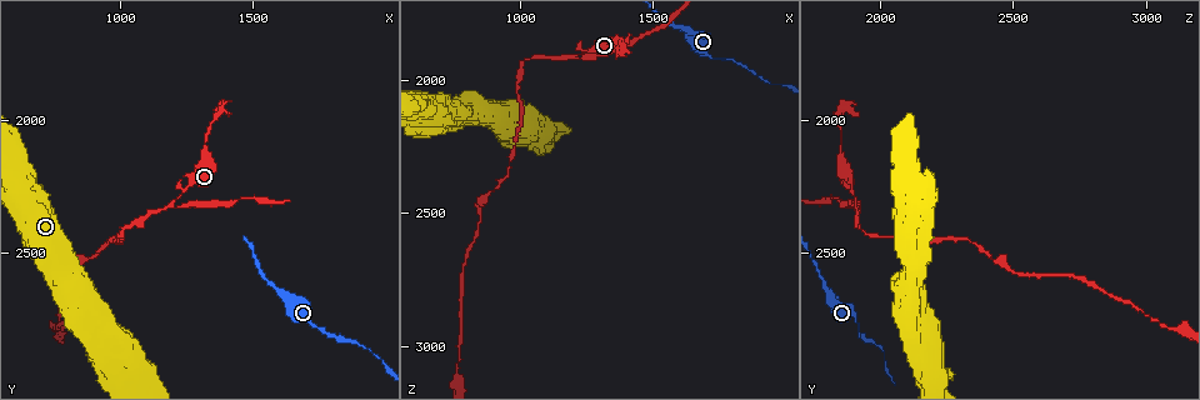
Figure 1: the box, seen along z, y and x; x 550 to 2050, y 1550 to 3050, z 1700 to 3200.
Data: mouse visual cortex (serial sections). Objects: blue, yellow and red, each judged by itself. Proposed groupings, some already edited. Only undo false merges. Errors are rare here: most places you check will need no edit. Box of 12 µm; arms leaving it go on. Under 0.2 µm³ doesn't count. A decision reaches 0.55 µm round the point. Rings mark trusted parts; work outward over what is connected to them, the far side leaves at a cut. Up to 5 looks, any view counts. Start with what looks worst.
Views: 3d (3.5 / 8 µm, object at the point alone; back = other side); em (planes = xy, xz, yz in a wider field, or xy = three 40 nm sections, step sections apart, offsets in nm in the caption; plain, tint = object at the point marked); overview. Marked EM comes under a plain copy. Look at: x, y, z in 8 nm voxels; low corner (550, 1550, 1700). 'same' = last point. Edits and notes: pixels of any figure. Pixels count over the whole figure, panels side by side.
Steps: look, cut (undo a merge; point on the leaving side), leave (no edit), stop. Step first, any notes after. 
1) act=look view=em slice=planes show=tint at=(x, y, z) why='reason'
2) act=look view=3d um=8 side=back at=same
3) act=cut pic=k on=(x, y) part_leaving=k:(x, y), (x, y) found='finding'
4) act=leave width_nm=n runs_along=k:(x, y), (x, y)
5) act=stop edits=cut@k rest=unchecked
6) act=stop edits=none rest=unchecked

act=look view=3d um=8 at=(1190, 2310, 1900) why='branch point'

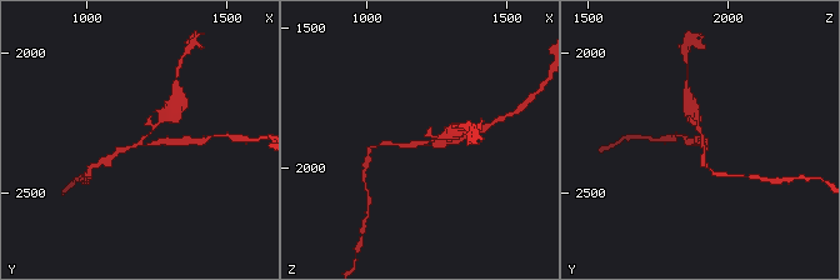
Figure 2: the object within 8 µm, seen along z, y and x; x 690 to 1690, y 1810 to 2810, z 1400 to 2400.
act=look view=em slice=xy step=1 show=tint at=(1200, 2320, 1900) arms=3 arm_widths_nm=150,200,250

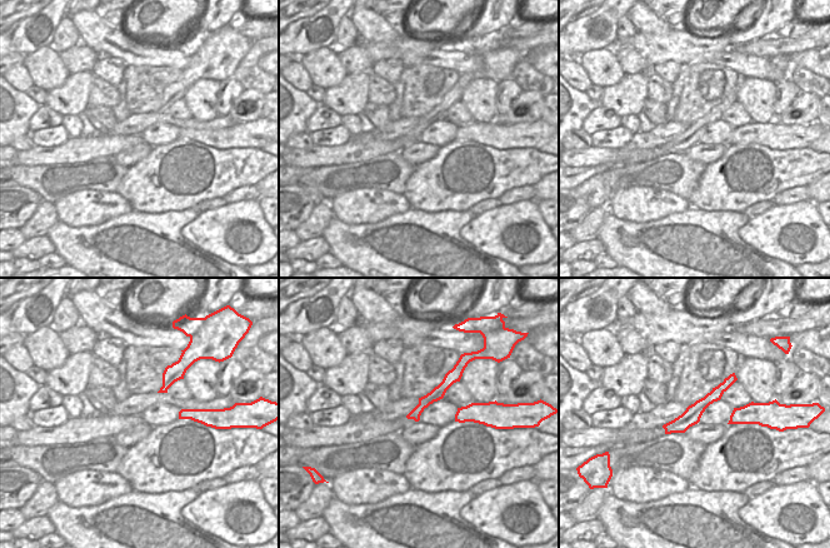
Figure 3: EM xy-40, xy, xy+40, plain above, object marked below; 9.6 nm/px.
act=cut pic=2 on=(166, 141) part_leaving=2:(146, 144), (195, 141) found='two cells meet here'

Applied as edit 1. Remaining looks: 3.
act=look view=overview why='redraw'

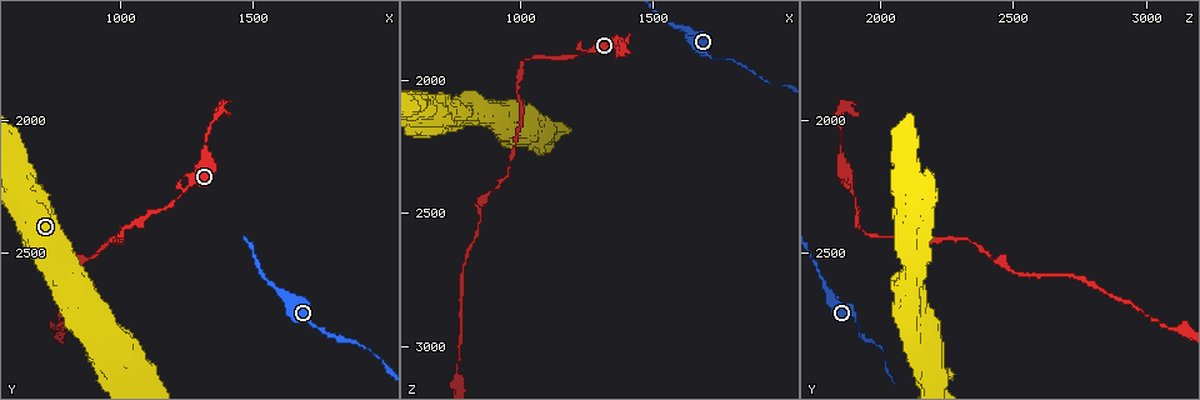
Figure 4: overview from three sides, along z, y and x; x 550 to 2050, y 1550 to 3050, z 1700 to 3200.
act=look view=3d um=3.5 at=(1770, 2800, 1920) why='a narrow waist'

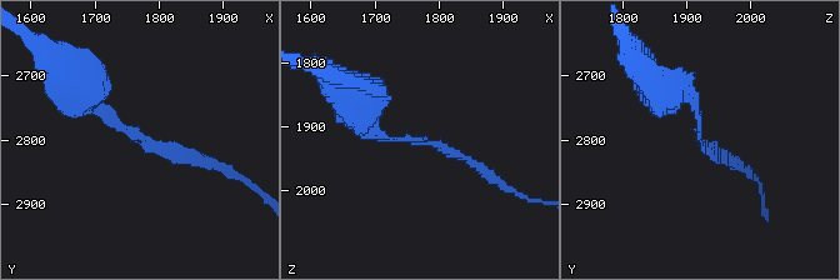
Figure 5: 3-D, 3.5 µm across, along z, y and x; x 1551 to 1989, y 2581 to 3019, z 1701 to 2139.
act=look view=em slice=xy step=2 show=tint at=(1770, 2795, 1920) arm_widths_nm=150,200 why='now the EM'

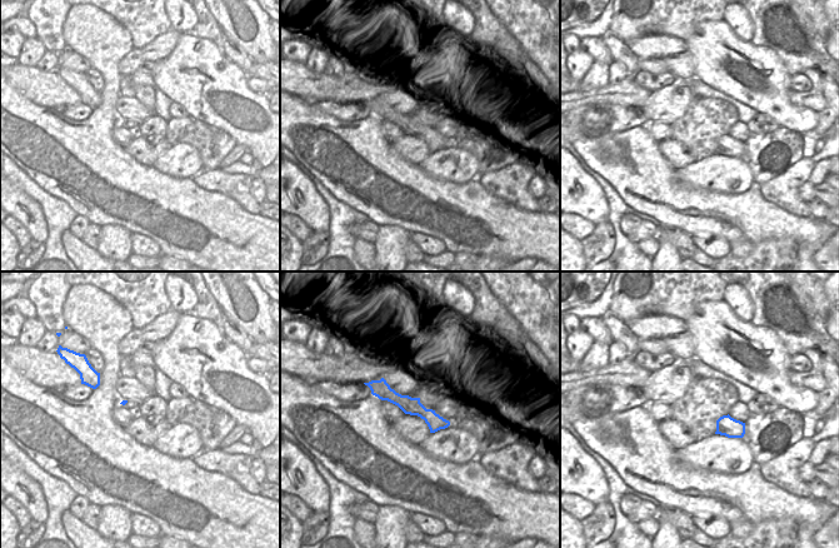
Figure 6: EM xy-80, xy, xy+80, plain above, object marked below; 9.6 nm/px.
act=leave found='continuous, no second cell'

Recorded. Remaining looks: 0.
act=stop edits=cut@2 rest=unchecked

